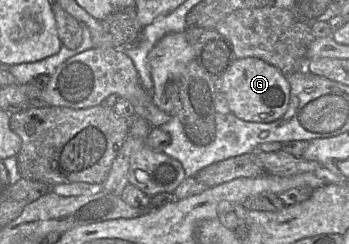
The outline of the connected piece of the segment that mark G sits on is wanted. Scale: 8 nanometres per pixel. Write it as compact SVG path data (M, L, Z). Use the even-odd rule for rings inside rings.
M253 57L235 59L223 76L215 80L215 88L226 98L230 113L249 122L278 120L287 111L290 101L290 85L286 76L276 67Z

